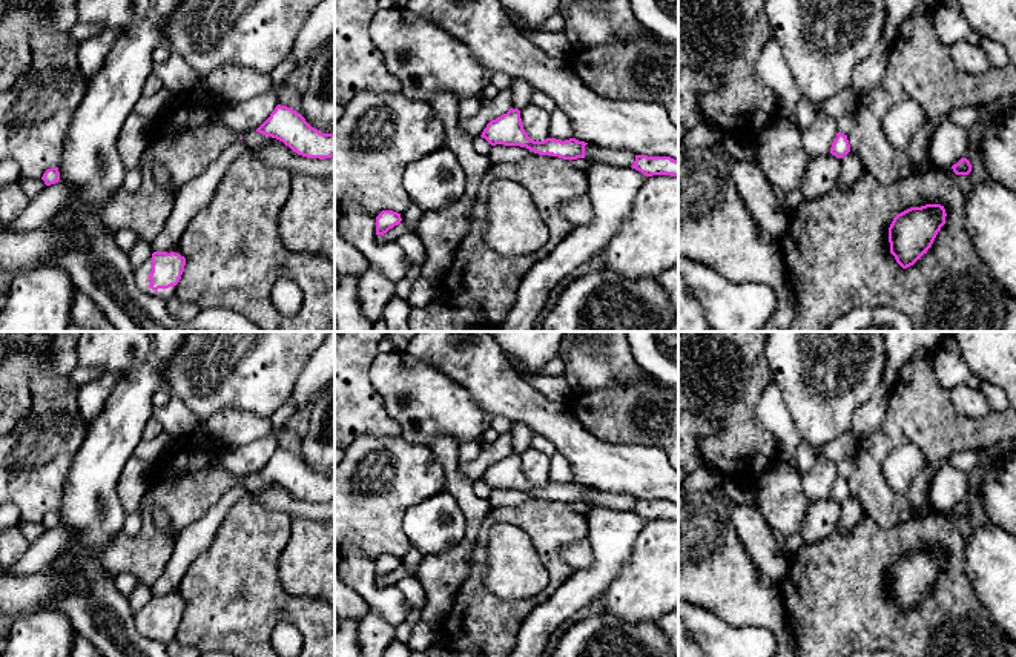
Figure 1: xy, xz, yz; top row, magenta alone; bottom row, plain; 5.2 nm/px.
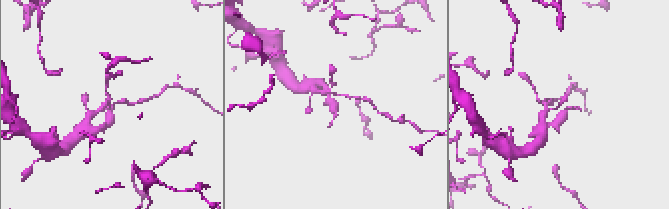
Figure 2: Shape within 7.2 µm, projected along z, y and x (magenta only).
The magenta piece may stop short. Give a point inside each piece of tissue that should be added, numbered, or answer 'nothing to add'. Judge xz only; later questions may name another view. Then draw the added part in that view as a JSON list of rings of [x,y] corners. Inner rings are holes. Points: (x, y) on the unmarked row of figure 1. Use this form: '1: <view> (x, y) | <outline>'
nothing to add

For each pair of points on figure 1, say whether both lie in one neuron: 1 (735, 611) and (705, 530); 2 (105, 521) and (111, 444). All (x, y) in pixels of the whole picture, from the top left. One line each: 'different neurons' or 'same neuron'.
1: same neuron
2: same neuron

